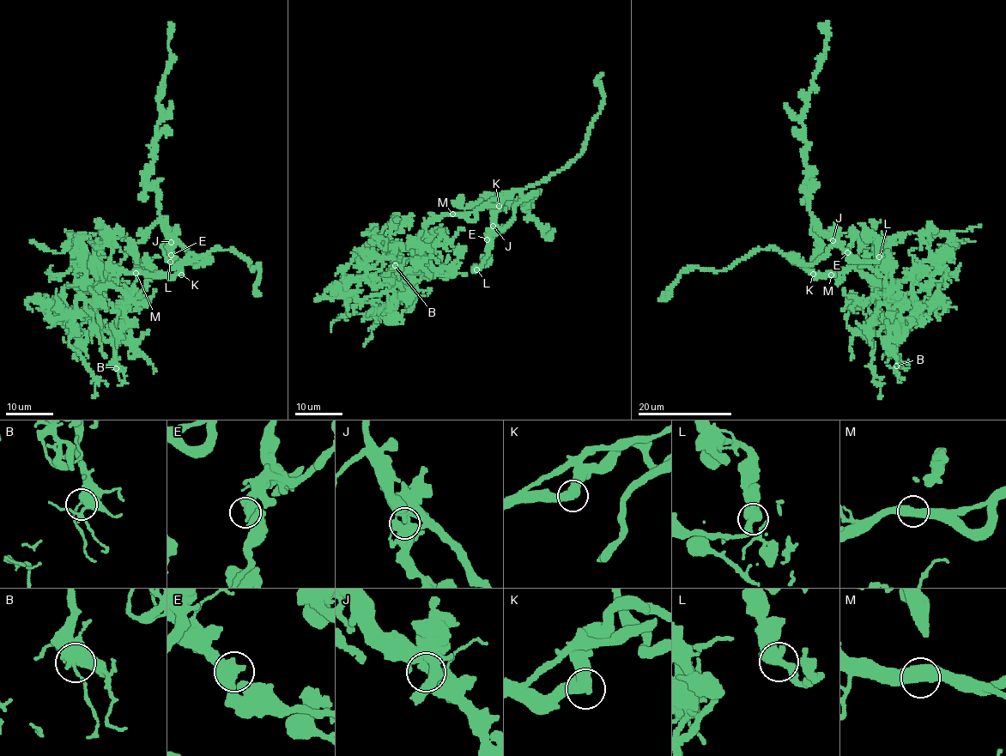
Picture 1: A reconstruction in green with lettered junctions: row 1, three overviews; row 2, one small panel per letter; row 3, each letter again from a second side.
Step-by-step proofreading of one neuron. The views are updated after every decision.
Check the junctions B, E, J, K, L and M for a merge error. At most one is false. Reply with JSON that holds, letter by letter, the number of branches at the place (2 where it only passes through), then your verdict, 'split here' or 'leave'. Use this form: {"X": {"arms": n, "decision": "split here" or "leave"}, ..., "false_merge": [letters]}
{"B": {"arms": 2, "decision": "leave"}, "E": {"arms": 2, "decision": "leave"}, "J": {"arms": 2, "decision": "leave"}, "K": {"arms": 2, "decision": "leave"}, "L": {"arms": 2, "decision": "leave"}, "M": {"arms": 2, "decision": "leave"}, "false_merge": []}

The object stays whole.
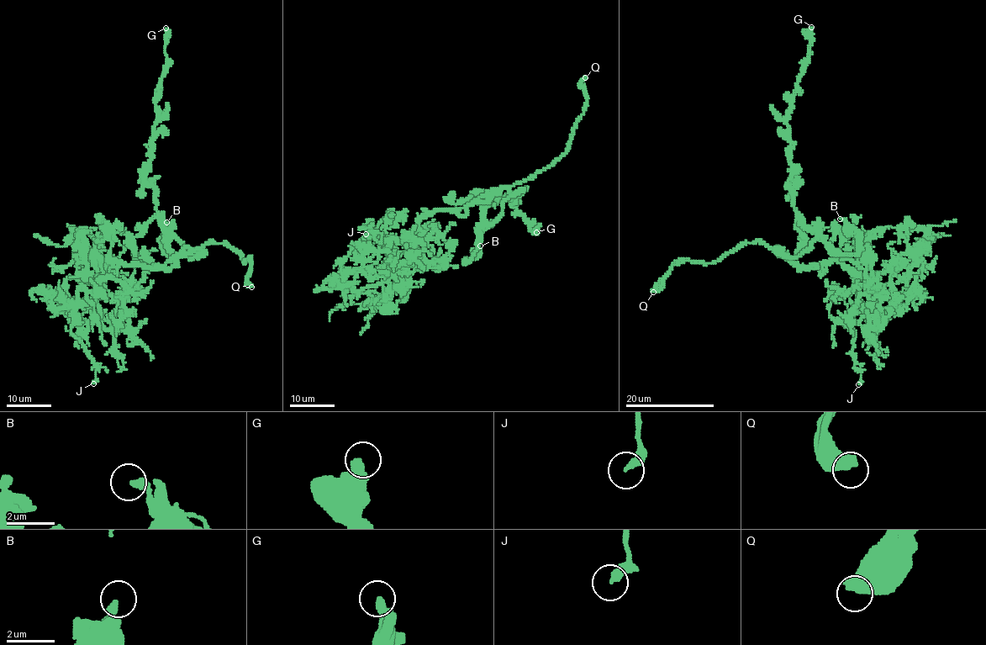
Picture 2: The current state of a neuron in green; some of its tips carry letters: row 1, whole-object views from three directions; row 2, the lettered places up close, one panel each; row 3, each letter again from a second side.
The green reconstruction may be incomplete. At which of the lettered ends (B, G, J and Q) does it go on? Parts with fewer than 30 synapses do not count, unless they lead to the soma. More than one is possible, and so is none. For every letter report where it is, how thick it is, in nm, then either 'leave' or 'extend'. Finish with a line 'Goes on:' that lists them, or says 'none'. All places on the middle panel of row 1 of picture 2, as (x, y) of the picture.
B: (480, 245) | 320 nm | leave
G: (536, 232) | 440 nm | leave
J: (366, 234) | 320 nm | leave
Q: (585, 77) | 480 nm | extend
Goes on: Q

